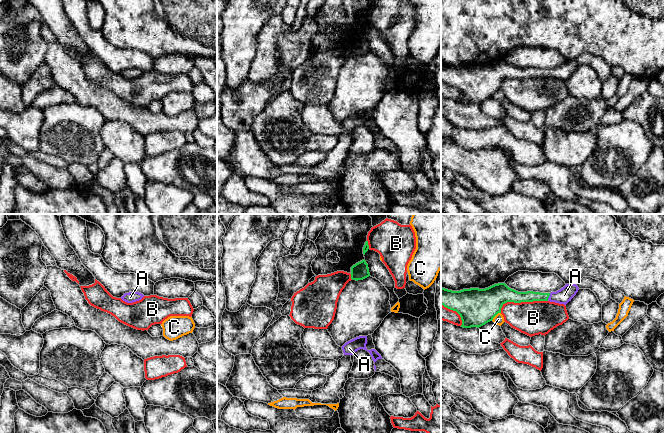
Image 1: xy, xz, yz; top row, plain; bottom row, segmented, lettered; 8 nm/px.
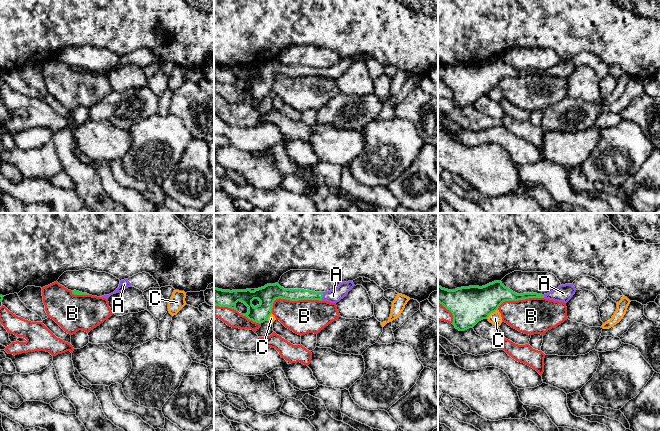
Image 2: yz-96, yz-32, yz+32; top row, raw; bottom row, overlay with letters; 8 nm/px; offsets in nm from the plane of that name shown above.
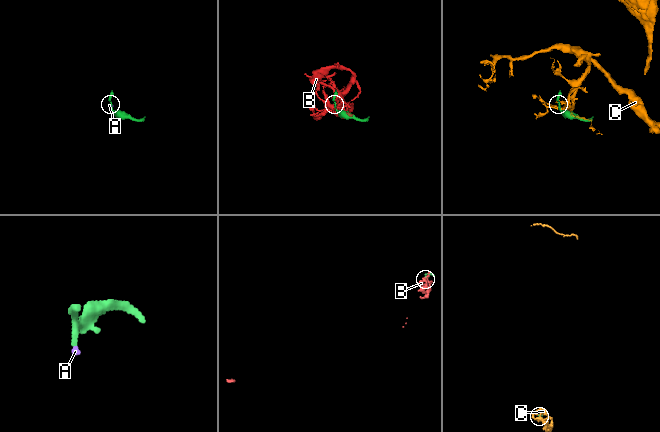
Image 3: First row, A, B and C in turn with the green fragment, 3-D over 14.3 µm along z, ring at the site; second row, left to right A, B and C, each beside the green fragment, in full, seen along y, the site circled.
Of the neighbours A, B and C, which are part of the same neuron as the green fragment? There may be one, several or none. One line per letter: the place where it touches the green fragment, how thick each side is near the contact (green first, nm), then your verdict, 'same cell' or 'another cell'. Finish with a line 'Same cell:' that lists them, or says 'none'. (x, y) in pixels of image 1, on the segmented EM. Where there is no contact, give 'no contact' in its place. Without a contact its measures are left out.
A: meets green in yz at (548, 297); 100 nm thick on the green side, 120 nm on the other; same cell
B: meets green in yz at (521, 301); 220 nm thick on the green side, 280 nm on the other; another cell
C: meets green in yz at (495, 315); 300 nm thick on the green side, 80 nm on the other; another cell
Same cell: A

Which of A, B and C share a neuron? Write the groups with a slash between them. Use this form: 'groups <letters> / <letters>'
groups A / B / C

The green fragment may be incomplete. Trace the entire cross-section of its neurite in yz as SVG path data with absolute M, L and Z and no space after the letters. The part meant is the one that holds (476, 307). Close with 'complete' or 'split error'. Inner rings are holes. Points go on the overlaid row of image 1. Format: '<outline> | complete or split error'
M505 283L494 284L485 289L470 288L460 291L452 291L441 287L441 305L456 311L462 320L461 327L481 327L493 320L493 318L501 313L502 306L507 302L521 303L533 301L550 301L566 305L576 295L579 288L576 284L566 284L563 288L556 292L540 293L540 292L518 292L509 288Z | split error

